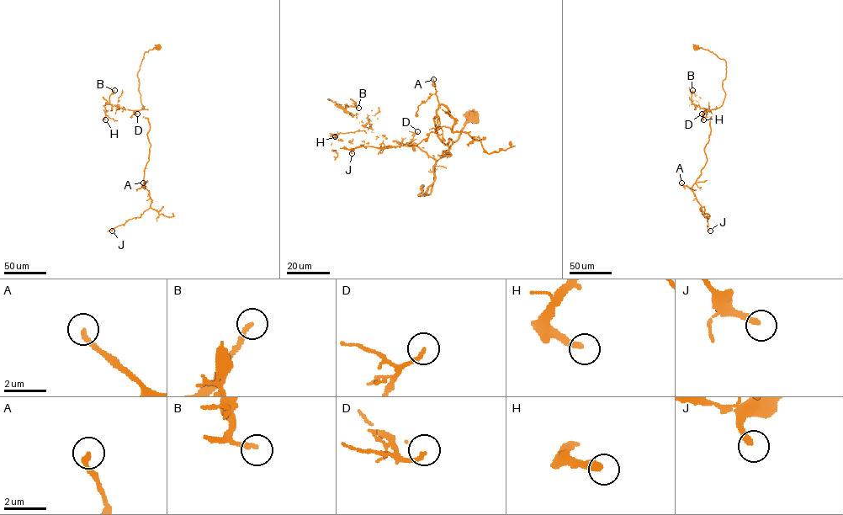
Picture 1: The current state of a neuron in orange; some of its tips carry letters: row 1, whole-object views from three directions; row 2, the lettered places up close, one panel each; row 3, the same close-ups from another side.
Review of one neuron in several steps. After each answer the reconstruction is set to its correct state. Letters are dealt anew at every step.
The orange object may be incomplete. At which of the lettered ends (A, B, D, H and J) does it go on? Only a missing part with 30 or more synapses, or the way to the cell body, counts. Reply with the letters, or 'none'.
A, J

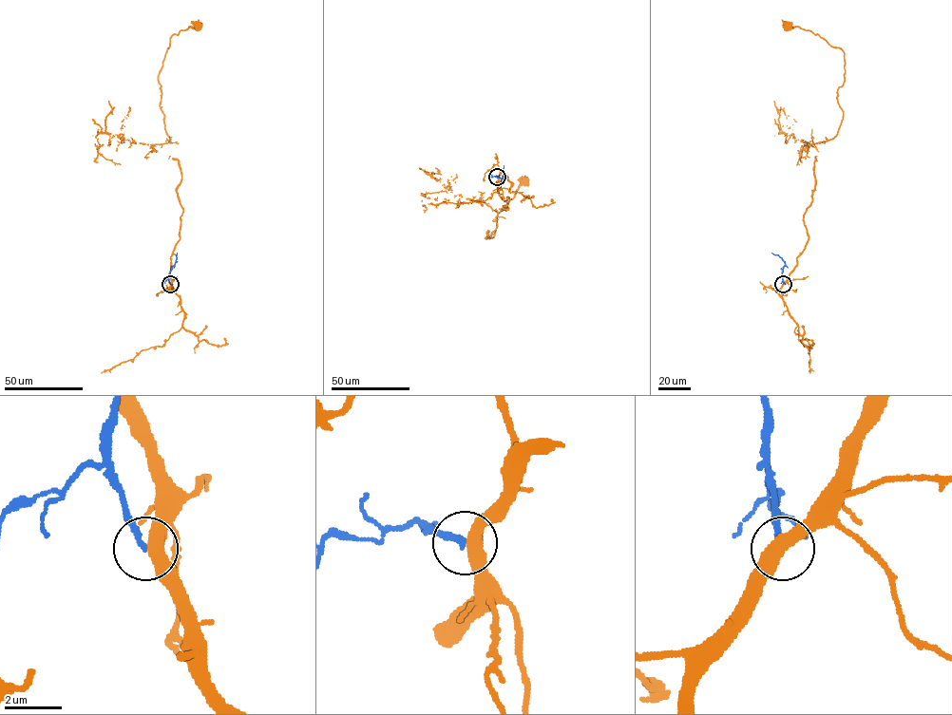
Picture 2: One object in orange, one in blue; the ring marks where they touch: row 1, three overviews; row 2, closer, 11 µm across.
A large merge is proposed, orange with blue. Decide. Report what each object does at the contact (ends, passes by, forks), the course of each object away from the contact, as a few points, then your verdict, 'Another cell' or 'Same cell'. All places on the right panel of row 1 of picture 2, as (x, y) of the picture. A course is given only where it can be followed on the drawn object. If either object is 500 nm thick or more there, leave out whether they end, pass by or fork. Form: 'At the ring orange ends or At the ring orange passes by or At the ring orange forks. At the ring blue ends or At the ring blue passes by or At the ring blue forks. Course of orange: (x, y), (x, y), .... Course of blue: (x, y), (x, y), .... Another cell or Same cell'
At the ring orange passes by. At the ring blue ends. Course of orange: (784, 284), (809, 238), (803, 215), (814, 161), (843, 119), (845, 72), (841, 49), (789, 26). Course of blue: (784, 284), (784, 261), (771, 253). Another cell

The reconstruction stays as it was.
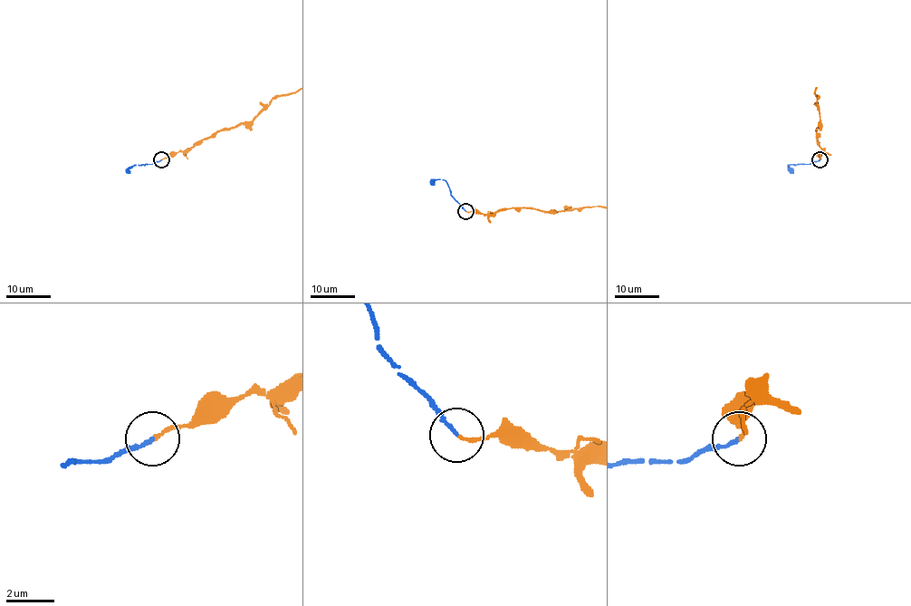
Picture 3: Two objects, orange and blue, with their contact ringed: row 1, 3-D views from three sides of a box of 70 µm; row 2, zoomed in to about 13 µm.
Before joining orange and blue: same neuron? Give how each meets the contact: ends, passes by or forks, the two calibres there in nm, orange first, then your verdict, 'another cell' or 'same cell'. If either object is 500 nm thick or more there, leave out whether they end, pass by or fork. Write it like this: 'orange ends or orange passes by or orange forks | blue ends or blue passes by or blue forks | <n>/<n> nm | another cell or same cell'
orange ends | blue ends | 140/140 nm | same cell

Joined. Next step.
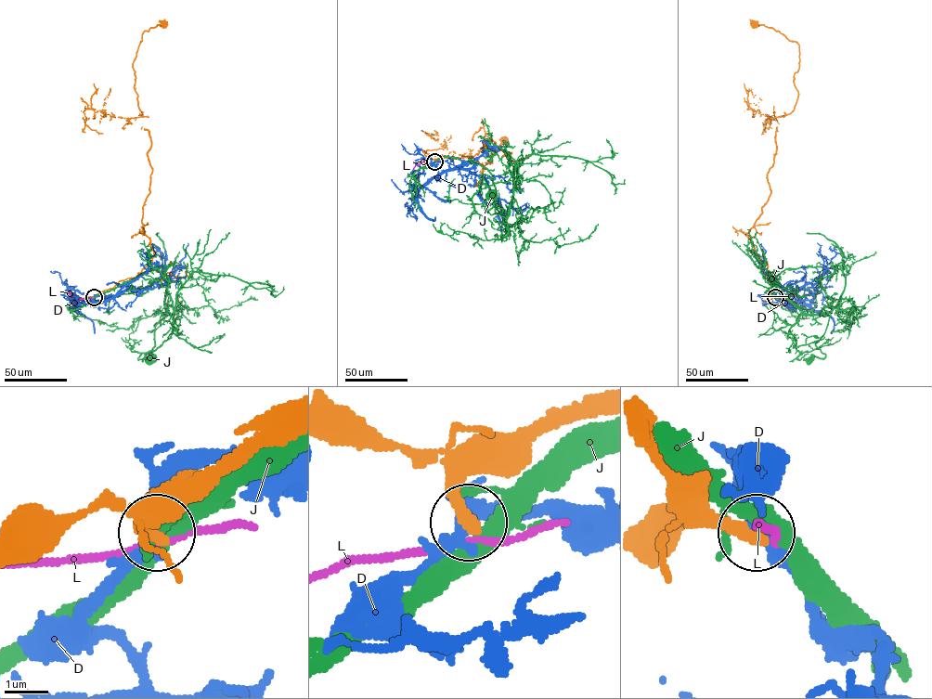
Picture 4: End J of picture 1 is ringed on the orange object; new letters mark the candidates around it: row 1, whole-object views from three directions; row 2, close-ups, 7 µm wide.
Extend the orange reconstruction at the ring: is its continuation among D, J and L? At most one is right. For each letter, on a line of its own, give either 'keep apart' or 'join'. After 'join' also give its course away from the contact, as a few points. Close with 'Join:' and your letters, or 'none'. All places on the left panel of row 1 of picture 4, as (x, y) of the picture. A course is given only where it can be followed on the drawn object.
D: keep apart
J: keep apart
L: keep apart
Join: none

